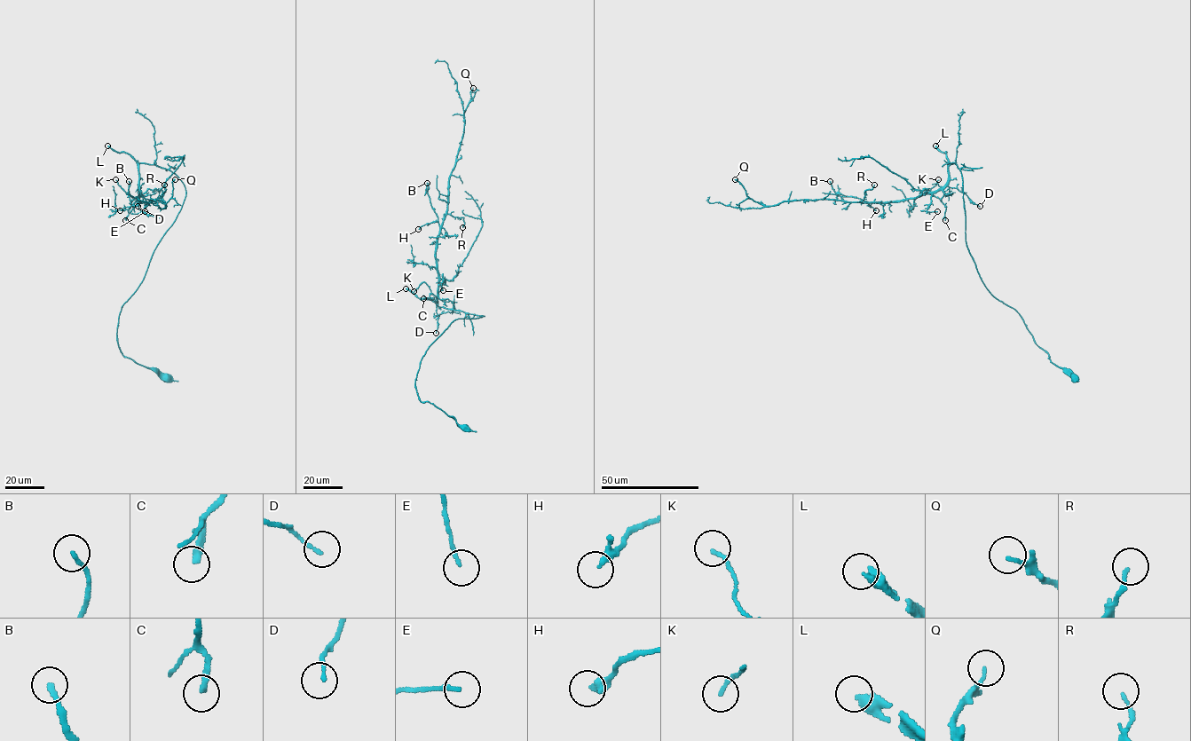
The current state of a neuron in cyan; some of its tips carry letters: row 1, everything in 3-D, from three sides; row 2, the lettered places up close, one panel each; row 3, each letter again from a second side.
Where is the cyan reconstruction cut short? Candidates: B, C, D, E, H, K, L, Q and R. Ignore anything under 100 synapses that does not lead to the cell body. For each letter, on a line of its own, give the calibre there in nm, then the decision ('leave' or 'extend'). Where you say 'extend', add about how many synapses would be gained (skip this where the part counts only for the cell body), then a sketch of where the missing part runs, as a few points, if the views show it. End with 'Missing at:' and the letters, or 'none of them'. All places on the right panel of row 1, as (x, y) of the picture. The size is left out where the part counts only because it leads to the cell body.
B: 190 nm thick; leave
C: 240 nm thick; leave
D: 130 nm thick; leave
E: 150 nm thick; leave
H: 240 nm thick; leave
K: 140 nm thick; leave
L: 440 nm thick; extend; about 250 synapses; missing branch runs (935, 145), (915, 133), (915, 147), (903, 159), (853, 163), (735, 154), (722, 169), (719, 194), (683, 224)
Q: 150 nm thick; leave
R: 120 nm thick; leave
Missing at: L

